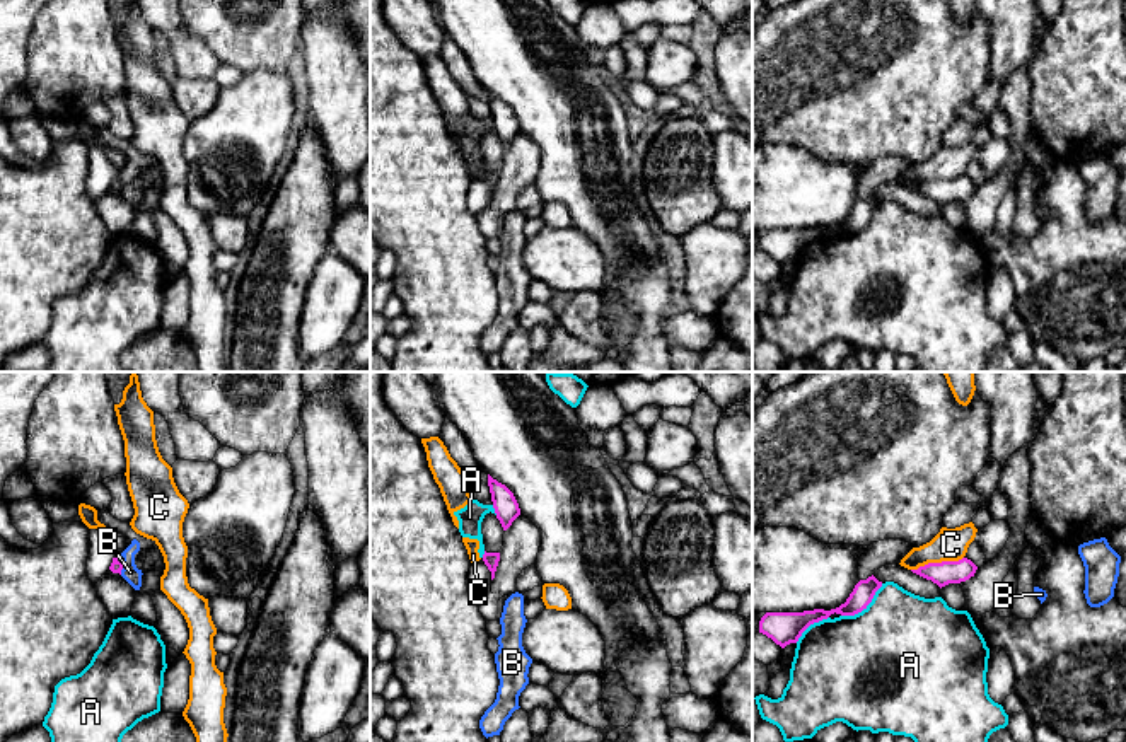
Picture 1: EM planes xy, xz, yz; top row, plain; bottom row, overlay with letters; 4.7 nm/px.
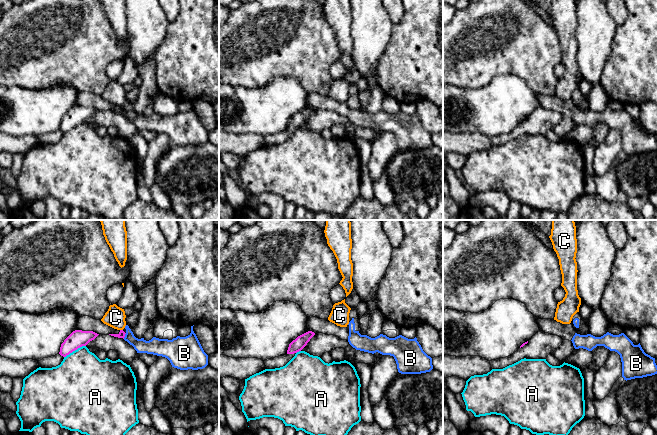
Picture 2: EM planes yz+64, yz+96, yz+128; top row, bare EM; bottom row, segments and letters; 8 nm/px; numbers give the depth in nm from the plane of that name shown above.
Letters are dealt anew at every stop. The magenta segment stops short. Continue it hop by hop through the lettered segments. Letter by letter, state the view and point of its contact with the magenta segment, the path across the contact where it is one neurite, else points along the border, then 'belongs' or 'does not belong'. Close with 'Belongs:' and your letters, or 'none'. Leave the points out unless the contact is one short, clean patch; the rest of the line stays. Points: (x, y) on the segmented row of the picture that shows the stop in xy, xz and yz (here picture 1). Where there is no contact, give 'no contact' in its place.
A: yz (864, 608) | does not belong
B: xy (121, 568) | along xy (123, 563), (120, 573) | does not belong
C: yz (937, 563) | along yz (963, 556), (952, 562), (928, 562), (911, 570) | does not belong
Belongs: none

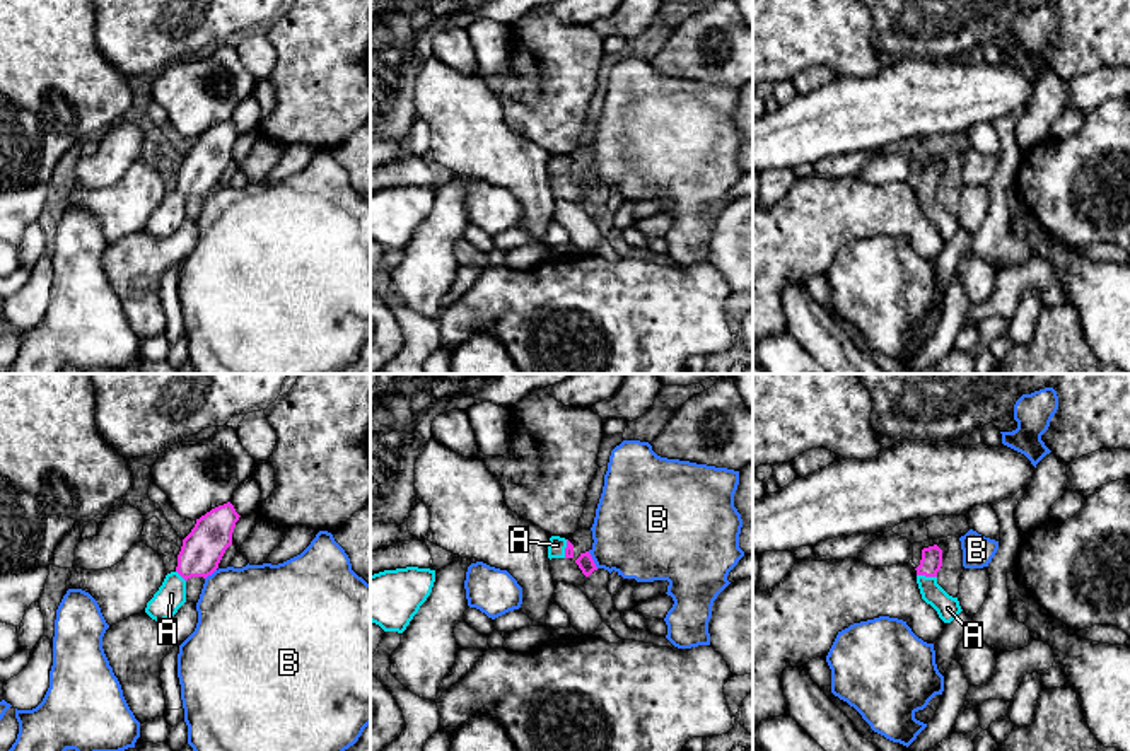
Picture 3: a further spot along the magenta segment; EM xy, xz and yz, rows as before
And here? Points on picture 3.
A: yz (927, 576) | across yz (931, 562), (927, 576), (929, 589), (948, 608) | belongs
B: xz (593, 560) | does not belong
Belongs: A

